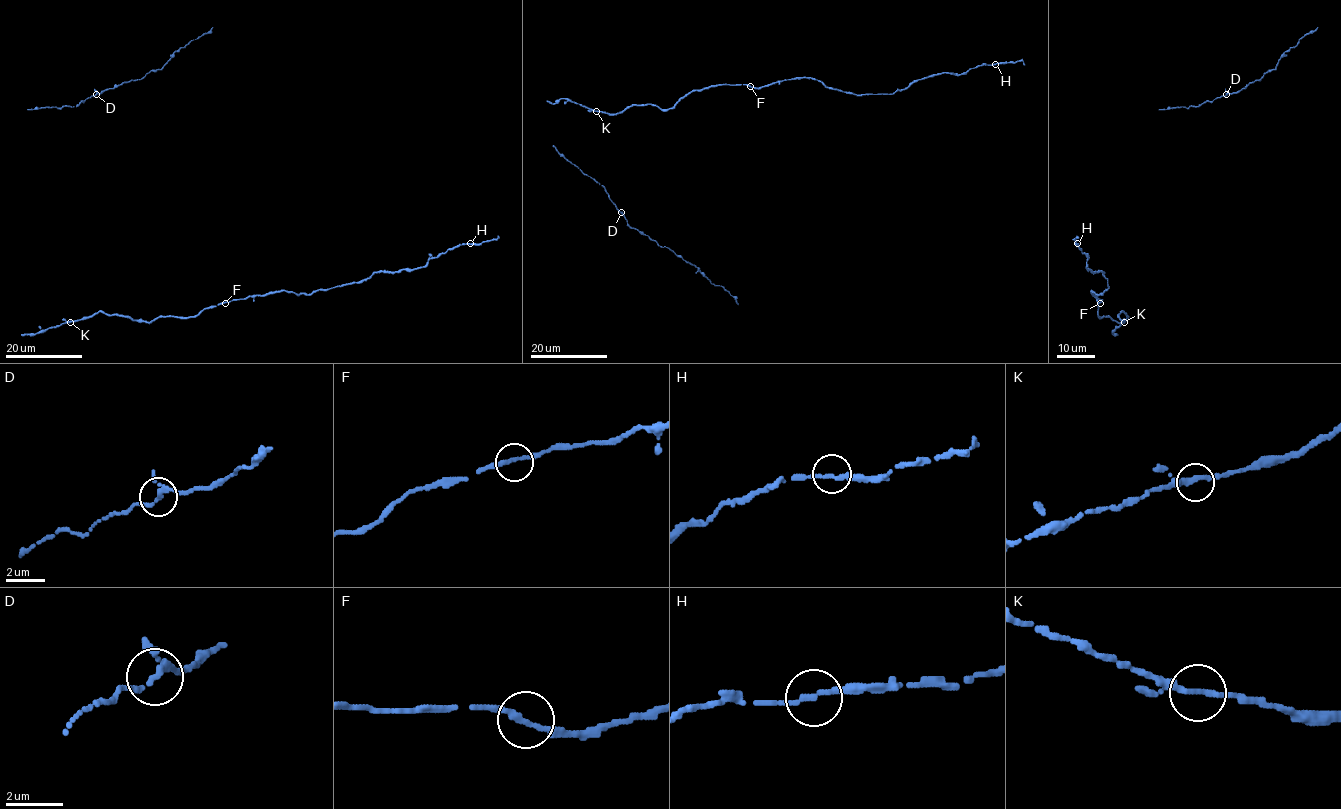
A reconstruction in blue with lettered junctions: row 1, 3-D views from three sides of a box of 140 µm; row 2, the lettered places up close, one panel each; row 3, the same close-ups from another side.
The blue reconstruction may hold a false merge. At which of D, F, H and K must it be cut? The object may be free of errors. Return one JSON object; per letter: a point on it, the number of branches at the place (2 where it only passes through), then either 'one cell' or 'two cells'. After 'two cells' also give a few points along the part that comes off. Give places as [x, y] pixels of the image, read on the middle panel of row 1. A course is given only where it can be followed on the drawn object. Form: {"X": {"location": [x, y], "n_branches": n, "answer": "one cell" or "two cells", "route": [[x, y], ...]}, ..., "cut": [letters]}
{"D": {"location": [621, 212], "n_branches": 3, "answer": "one cell"}, "F": {"location": [750, 86], "n_branches": 2, "answer": "one cell"}, "H": {"location": [995, 64], "n_branches": 2, "answer": "one cell"}, "K": {"location": [596, 111], "n_branches": 3, "answer": "one cell"}, "cut": []}

